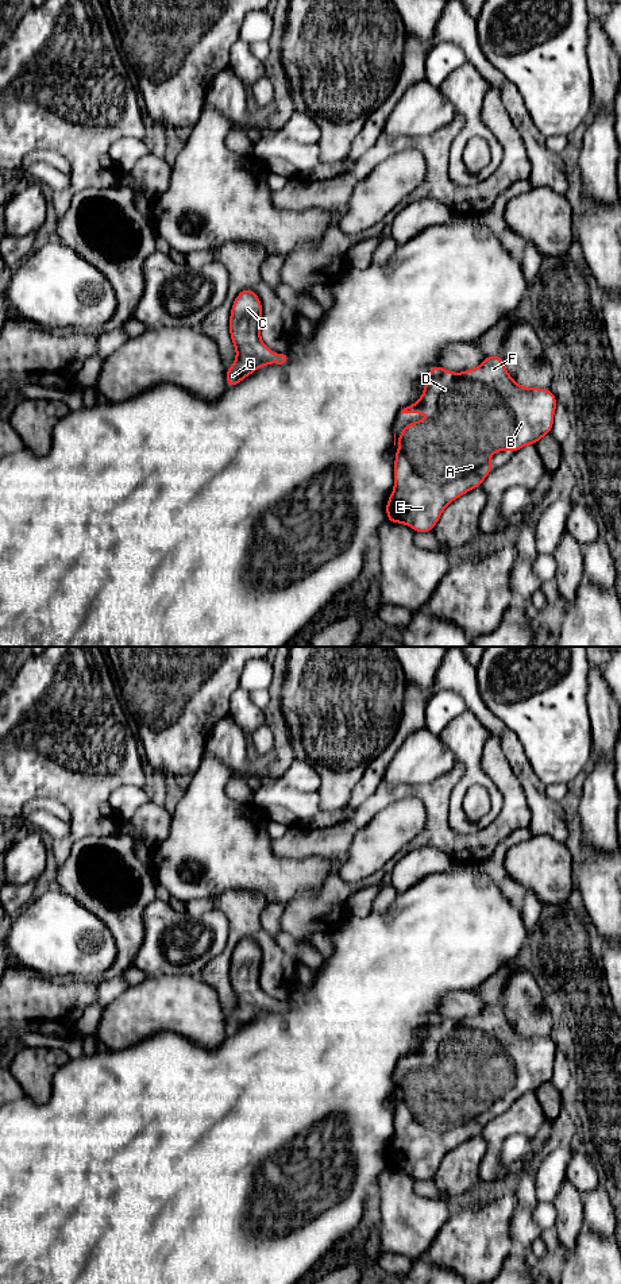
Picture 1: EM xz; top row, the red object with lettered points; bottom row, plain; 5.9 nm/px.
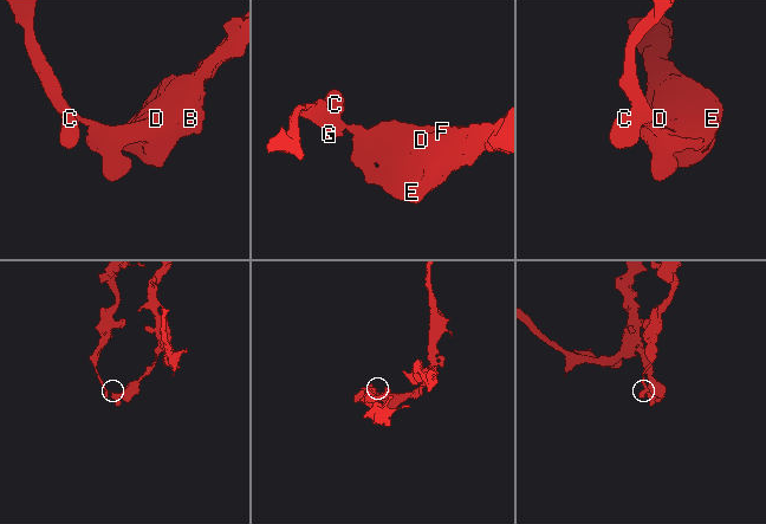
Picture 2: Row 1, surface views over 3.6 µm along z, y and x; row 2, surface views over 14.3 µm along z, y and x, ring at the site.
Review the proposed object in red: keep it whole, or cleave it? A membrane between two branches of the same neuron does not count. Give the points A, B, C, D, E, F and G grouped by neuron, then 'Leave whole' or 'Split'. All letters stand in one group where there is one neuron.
Groups: A B C D E F G. Leave whole

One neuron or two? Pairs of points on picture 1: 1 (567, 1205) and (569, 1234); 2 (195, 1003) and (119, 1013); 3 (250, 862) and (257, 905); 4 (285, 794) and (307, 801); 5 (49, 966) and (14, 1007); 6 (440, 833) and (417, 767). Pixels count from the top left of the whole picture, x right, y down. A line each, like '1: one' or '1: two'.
1: one
2: one
3: two
4: one
5: two
6: two

